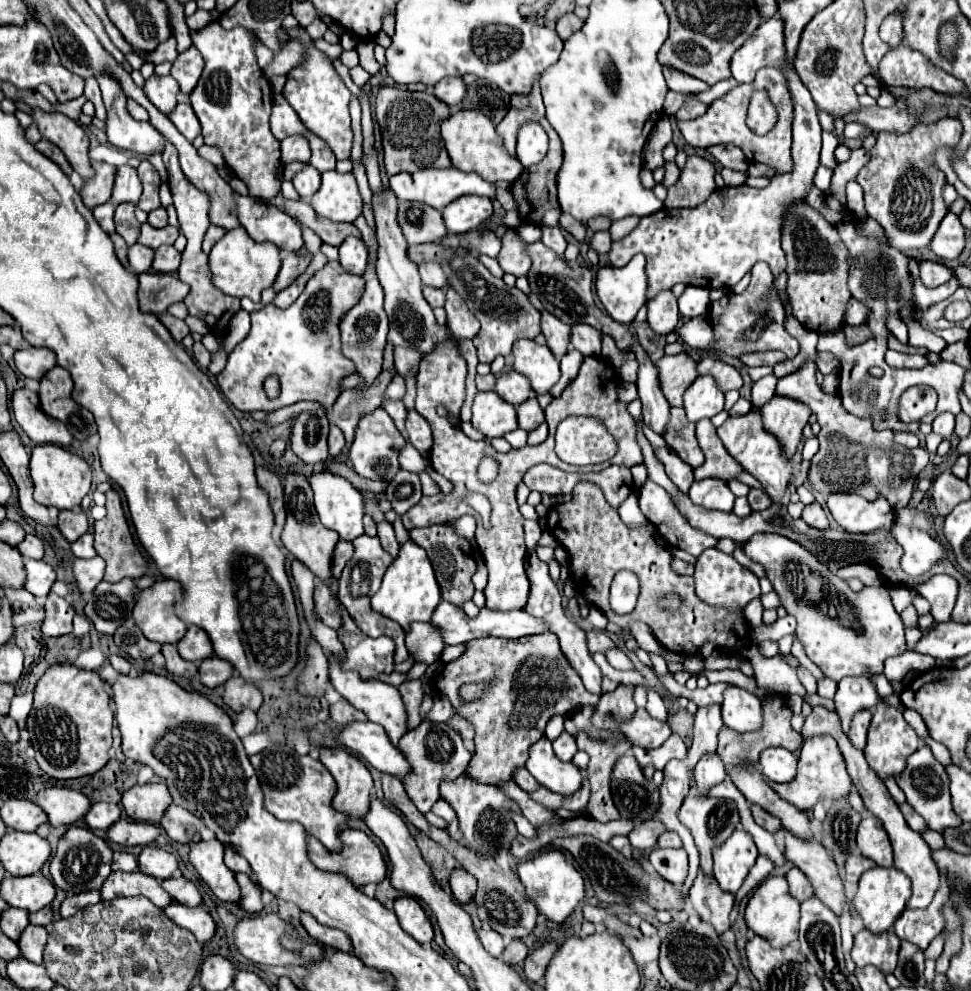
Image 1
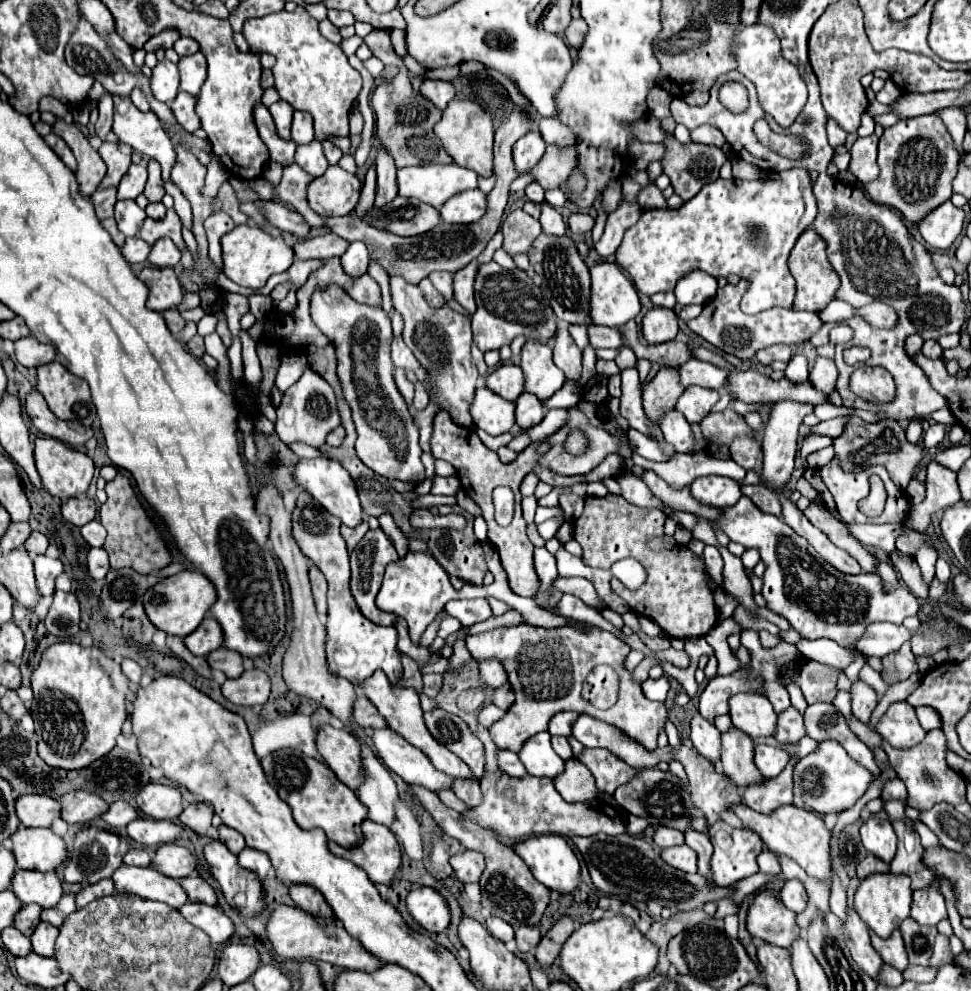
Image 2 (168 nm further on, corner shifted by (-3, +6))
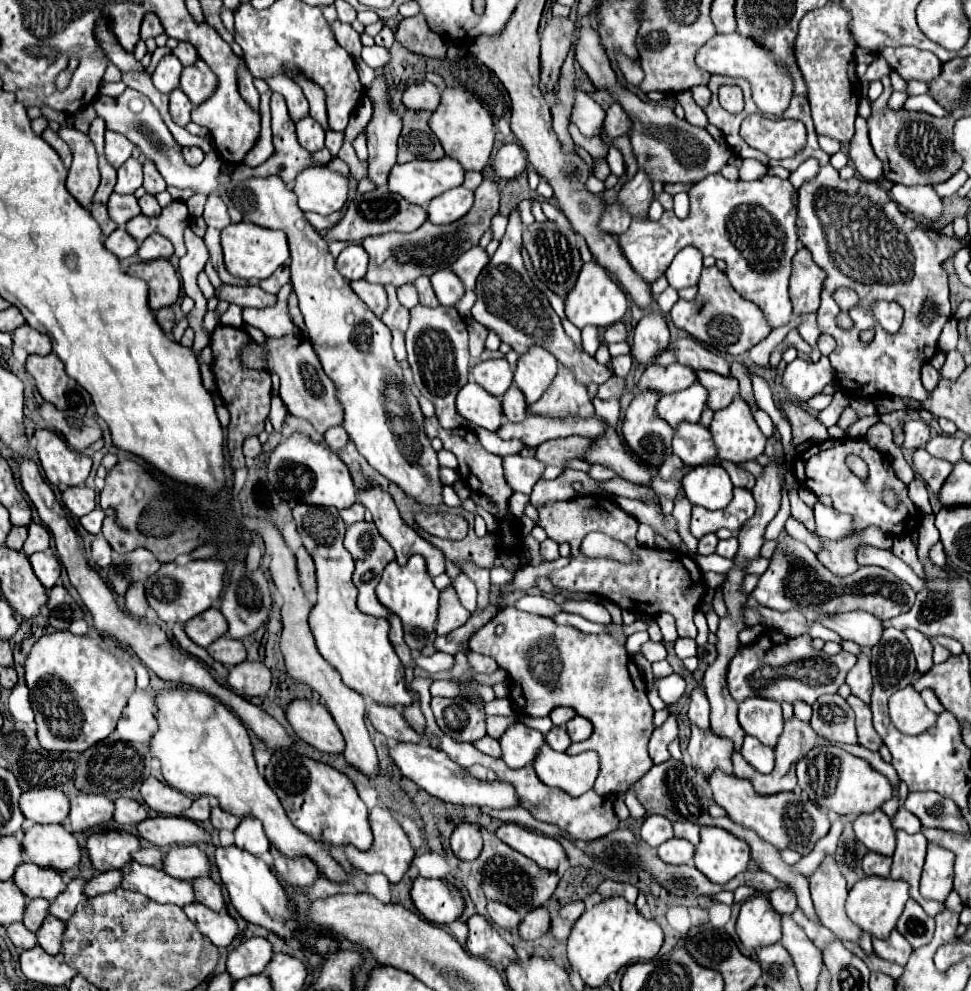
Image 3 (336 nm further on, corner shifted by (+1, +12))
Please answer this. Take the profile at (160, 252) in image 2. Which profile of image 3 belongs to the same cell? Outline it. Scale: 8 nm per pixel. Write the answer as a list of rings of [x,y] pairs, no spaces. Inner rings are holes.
[[[153,233],[153,235],[149,235],[149,237],[141,243],[141,247],[139,247],[137,255],[139,255],[139,259],[141,259],[141,261],[169,259],[169,257],[173,255],[173,245],[171,245],[171,241],[169,241],[169,239],[165,239],[163,235]]]

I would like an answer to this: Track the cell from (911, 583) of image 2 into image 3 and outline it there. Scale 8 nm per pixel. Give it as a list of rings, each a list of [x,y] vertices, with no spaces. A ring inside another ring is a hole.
[[[909,535],[895,537],[895,541],[893,541],[893,553],[895,553],[901,561],[905,561],[919,577],[925,575],[925,573],[923,573],[923,565],[921,565],[921,561],[919,561],[919,557],[917,557],[917,549],[915,549],[915,545],[913,545],[913,541],[911,541]]]

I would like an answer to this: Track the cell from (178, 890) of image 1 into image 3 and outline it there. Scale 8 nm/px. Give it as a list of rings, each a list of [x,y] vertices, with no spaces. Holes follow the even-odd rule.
[[[199,877],[191,883],[193,883],[193,889],[195,889],[195,899],[199,903],[203,903],[205,907],[209,907],[213,911],[225,909],[225,899],[223,899],[221,887],[211,877]]]

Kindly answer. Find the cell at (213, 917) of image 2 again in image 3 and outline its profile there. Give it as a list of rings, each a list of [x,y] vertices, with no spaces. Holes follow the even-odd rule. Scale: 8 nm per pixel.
[[[191,903],[183,907],[187,917],[197,925],[197,929],[209,937],[217,947],[227,947],[237,935],[237,923],[227,911],[211,911],[201,903]]]

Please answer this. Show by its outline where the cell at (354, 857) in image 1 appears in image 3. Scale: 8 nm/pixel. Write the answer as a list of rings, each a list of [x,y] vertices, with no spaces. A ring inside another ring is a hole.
[[[373,807],[369,811],[369,819],[371,819],[373,835],[375,835],[373,847],[369,851],[359,851],[355,847],[345,847],[347,859],[349,859],[349,863],[355,869],[359,869],[363,873],[383,873],[383,875],[387,875],[387,879],[391,883],[399,883],[403,879],[403,875],[407,873],[413,857],[415,857],[415,851],[413,851],[413,845],[409,841],[409,835],[403,831],[401,823],[393,817],[393,813],[389,809]]]

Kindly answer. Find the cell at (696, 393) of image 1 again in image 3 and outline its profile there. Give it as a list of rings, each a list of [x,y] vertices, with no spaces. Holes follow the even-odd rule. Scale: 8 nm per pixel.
[[[695,383],[679,393],[673,393],[671,397],[661,397],[655,407],[655,413],[663,421],[667,421],[673,429],[677,429],[681,421],[697,423],[705,407],[705,401],[707,401],[707,391],[699,383]]]

